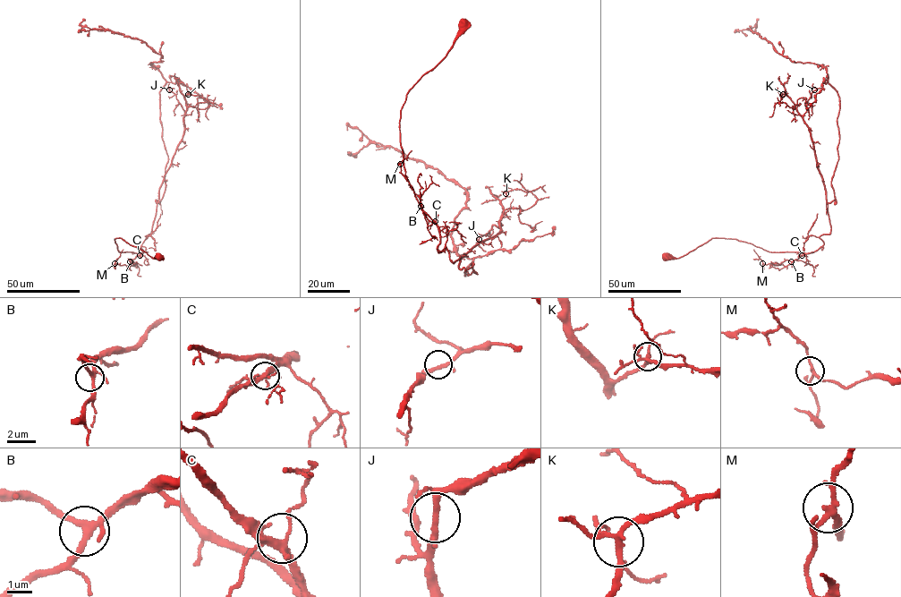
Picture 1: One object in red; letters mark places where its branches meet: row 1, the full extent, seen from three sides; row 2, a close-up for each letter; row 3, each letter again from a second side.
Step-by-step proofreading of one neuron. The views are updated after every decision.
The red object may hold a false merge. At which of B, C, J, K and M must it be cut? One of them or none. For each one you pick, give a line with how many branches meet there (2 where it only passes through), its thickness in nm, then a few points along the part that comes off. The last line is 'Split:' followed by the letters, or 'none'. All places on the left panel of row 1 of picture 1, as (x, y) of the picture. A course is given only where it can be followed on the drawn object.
Split: none

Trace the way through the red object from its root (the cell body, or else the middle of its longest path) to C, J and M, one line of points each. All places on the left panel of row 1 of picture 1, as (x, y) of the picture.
C: (159, 257), (152, 258), (122, 238), (114, 239), (118, 251), (140, 255)
J: (159, 257), (114, 239), (118, 251), (141, 253), (151, 233), (159, 187), (184, 130), (184, 112), (169, 89)
M: (159, 257), (152, 258), (116, 238), (118, 251), (140, 253), (131, 260), (128, 266), (114, 263)

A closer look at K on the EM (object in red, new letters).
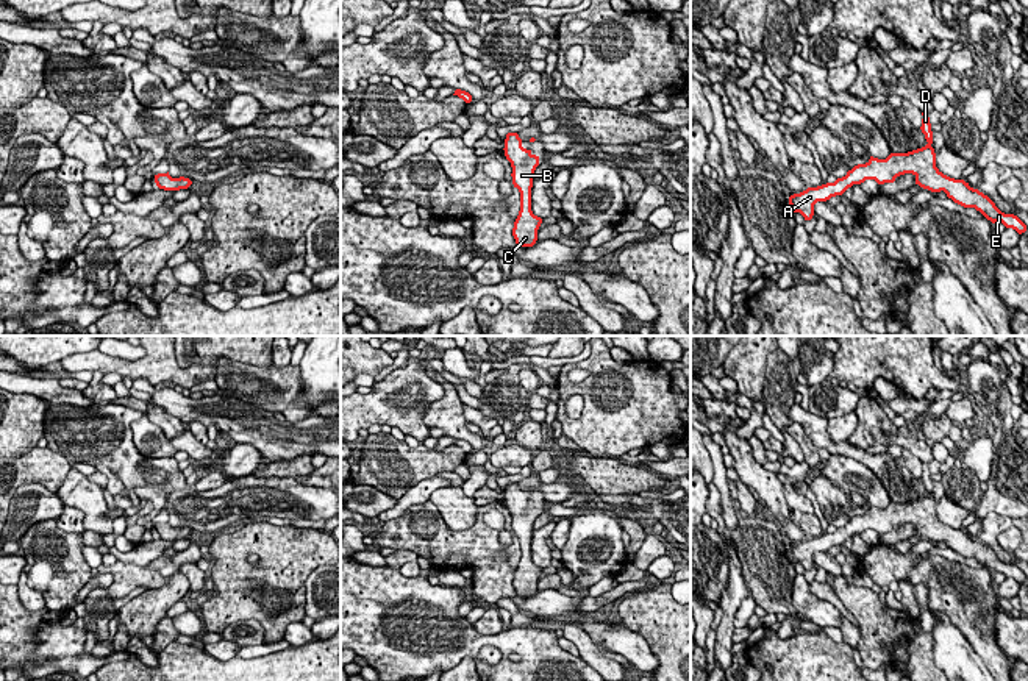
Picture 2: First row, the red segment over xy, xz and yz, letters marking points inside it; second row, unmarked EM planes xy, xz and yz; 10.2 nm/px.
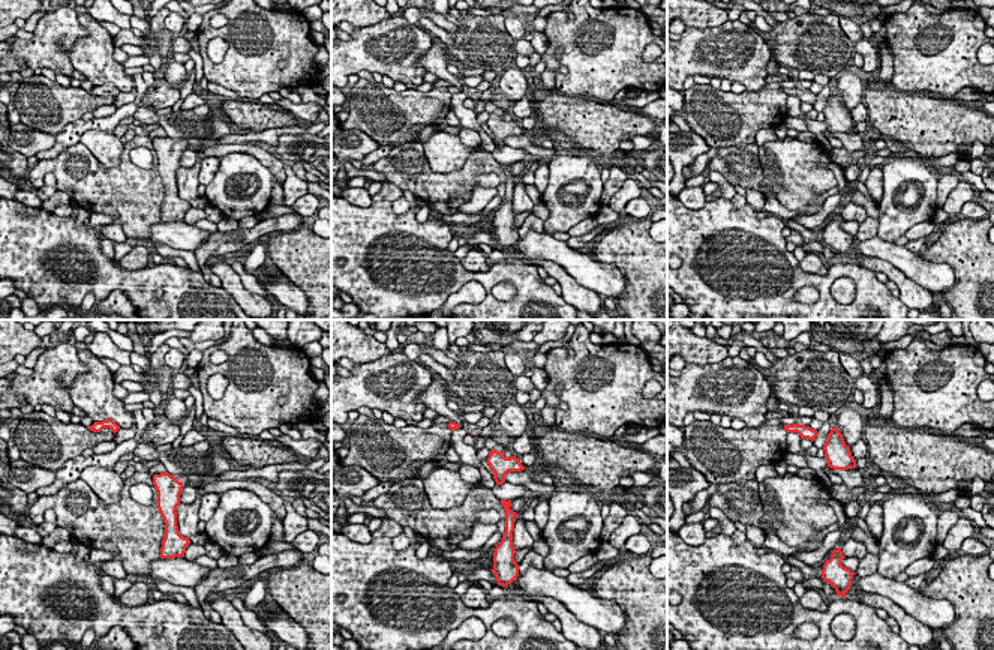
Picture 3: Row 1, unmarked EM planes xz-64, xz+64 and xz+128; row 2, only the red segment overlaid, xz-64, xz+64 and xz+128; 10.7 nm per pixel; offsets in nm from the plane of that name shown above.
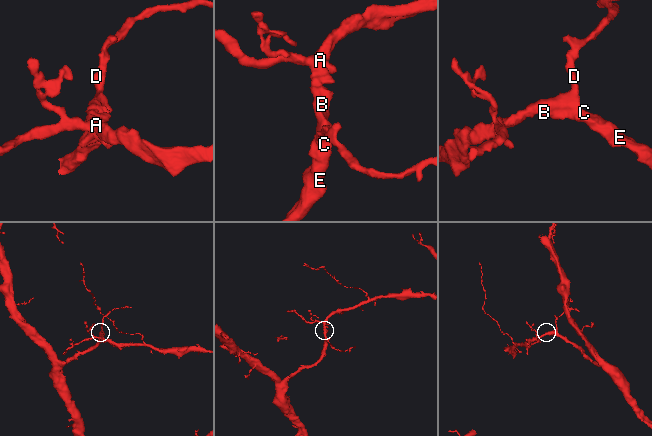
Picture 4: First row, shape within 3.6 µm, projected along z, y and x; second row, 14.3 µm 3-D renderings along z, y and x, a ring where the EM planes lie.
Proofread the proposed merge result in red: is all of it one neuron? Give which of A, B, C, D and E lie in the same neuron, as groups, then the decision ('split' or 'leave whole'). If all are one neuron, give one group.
A B C D E | leave whole

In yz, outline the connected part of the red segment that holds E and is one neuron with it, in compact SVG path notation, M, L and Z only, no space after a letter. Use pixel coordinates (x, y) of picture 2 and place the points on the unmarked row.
M922 462L922 465L920 480L928 492L925 497L908 503L891 503L886 509L870 506L866 514L855 515L845 526L837 528L834 533L808 537L800 544L791 545L789 554L792 561L800 562L805 570L811 570L817 551L826 551L831 547L842 545L853 534L861 534L866 529L875 529L878 534L894 533L897 526L912 523L916 534L920 537L931 542L944 540L955 553L964 558L975 558L992 573L1001 572L1006 578L1012 578L1019 584L1025 583L1026 575L1017 565L1001 562L987 545L970 537L964 529L944 525L936 517L930 467L926 462Z

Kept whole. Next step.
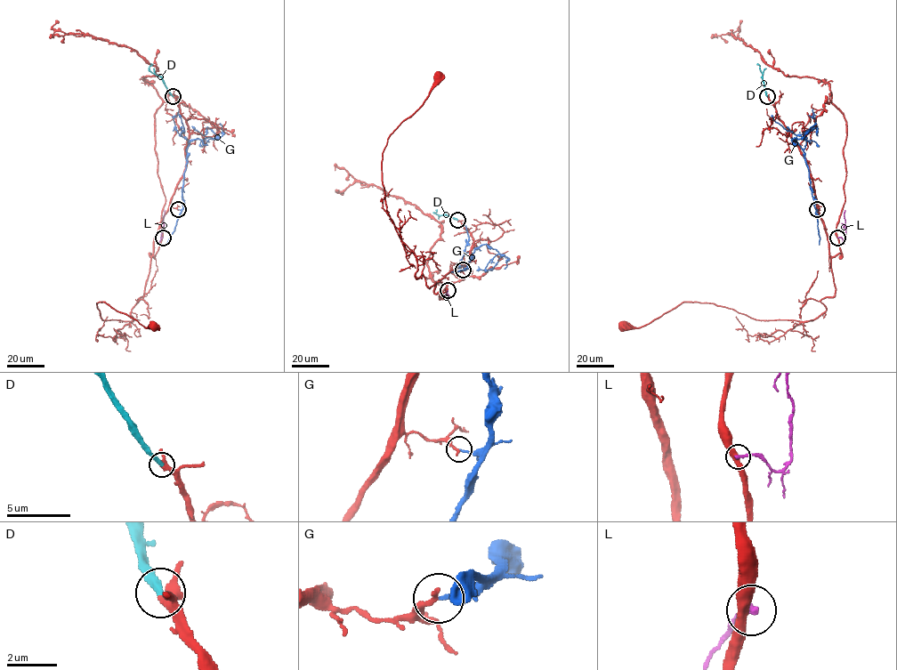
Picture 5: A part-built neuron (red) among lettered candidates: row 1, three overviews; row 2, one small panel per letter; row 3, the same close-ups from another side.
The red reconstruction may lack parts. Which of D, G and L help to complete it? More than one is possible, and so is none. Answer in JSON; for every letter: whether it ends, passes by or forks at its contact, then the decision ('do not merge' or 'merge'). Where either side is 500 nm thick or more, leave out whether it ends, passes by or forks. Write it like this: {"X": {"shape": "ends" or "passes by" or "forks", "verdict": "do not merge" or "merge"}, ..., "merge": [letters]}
{"D": {"shape": "ends", "verdict": "merge"}, "G": {"shape": "ends", "verdict": "do not merge"}, "L": {"shape": "ends", "verdict": "do not merge"}, "merge": ["D"]}

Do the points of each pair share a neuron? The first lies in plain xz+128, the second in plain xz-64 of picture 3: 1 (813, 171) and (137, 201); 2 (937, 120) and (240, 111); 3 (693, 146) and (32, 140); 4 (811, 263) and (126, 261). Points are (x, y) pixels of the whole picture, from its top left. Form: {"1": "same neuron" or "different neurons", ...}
{"1": "different neurons", "2": "same neuron", "3": "same neuron", "4": "same neuron"}

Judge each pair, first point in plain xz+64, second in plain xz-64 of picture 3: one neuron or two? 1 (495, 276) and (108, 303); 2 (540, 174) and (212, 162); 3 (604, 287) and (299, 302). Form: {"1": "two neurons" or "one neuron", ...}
{"1": "two neurons", "2": "one neuron", "3": "one neuron"}

